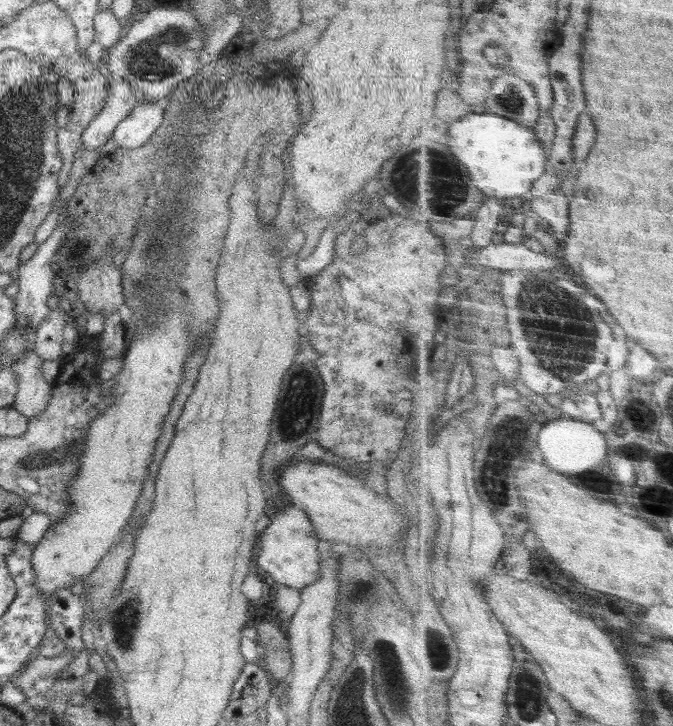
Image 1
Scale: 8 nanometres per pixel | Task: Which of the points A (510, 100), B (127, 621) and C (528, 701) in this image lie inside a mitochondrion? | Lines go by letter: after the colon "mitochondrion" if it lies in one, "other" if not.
A: mitochondrion
B: mitochondrion
C: mitochondrion

